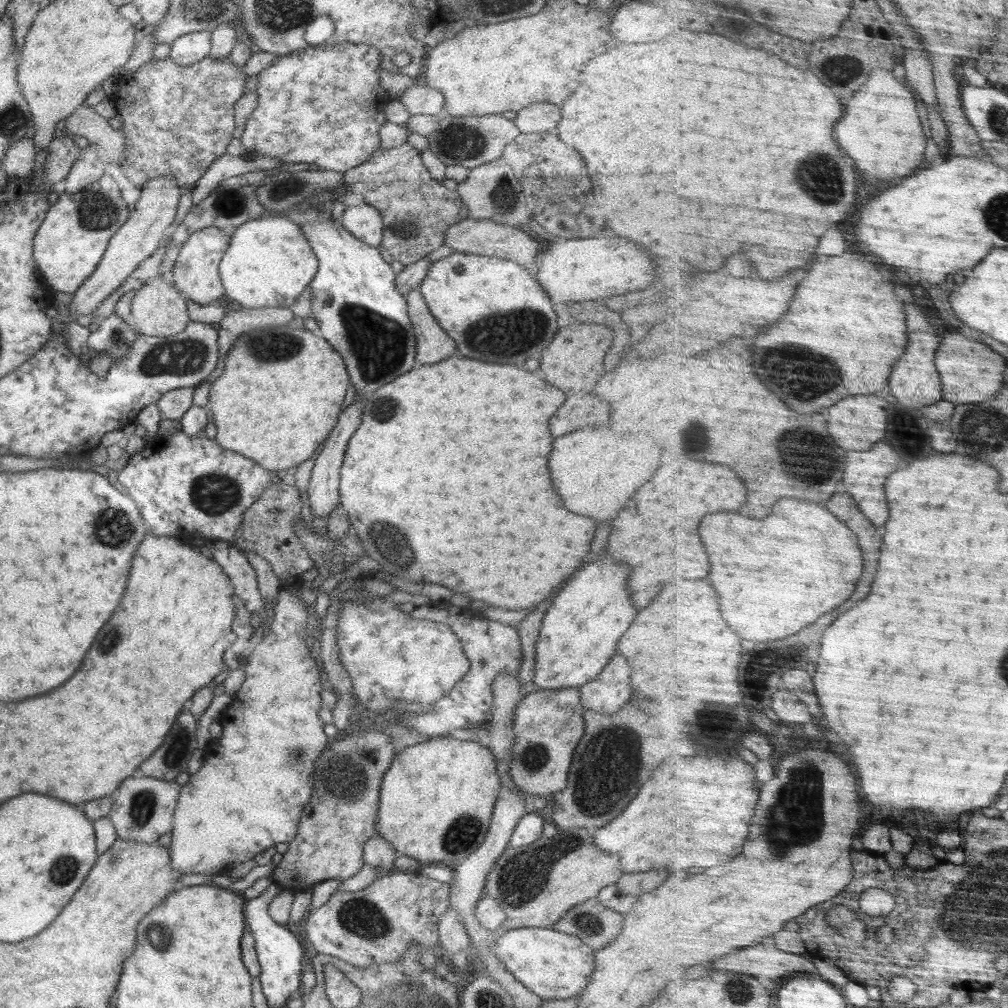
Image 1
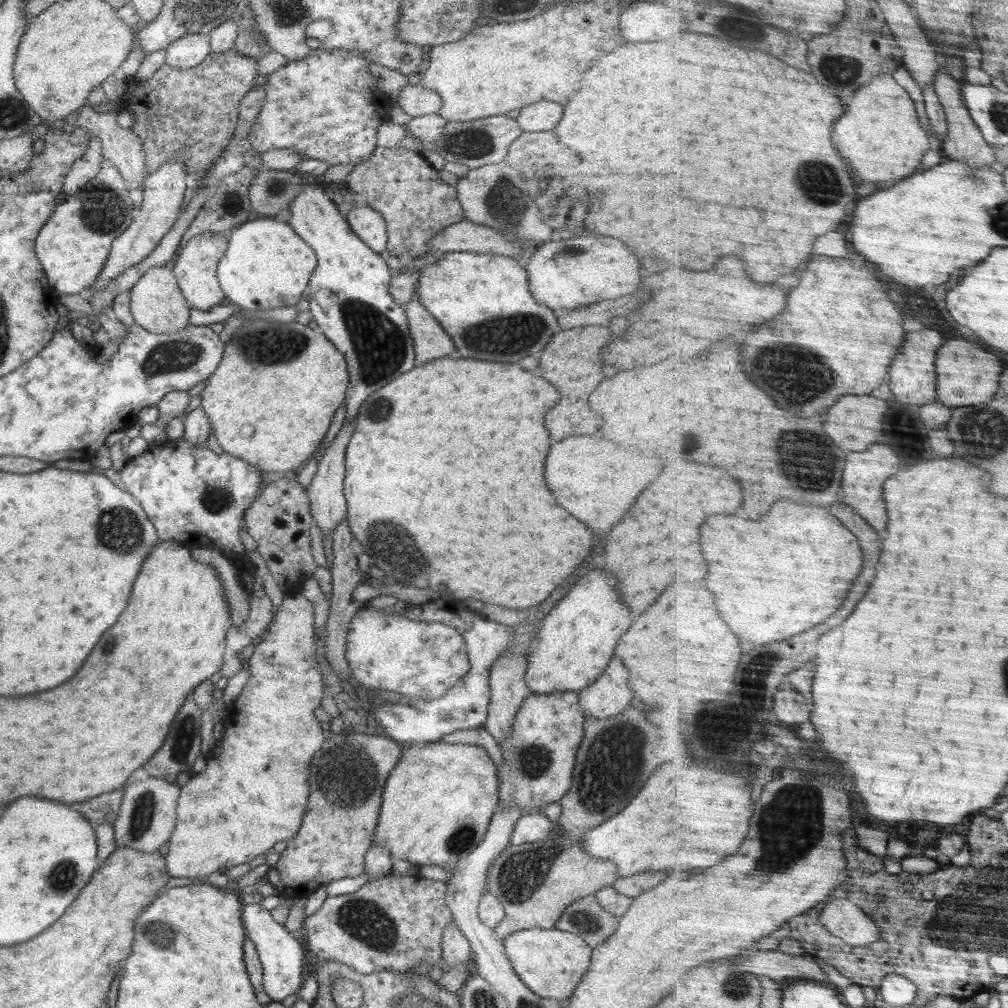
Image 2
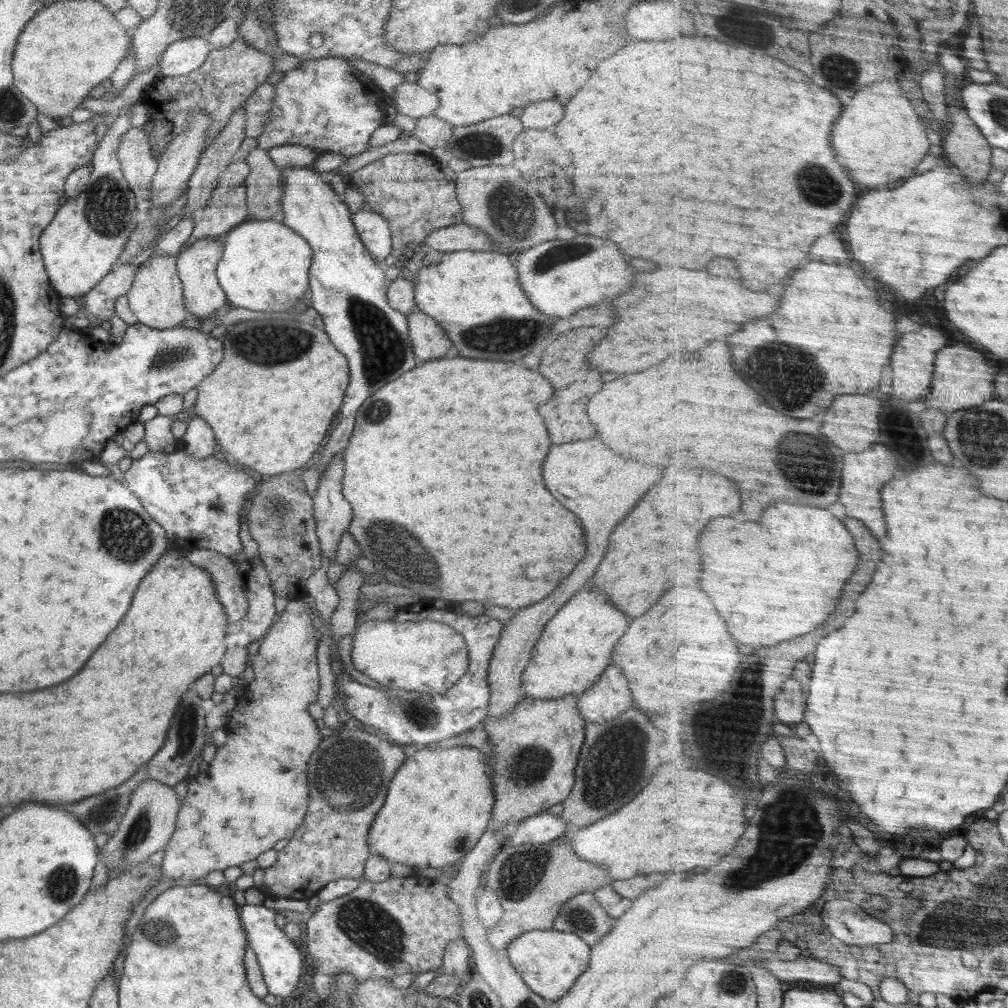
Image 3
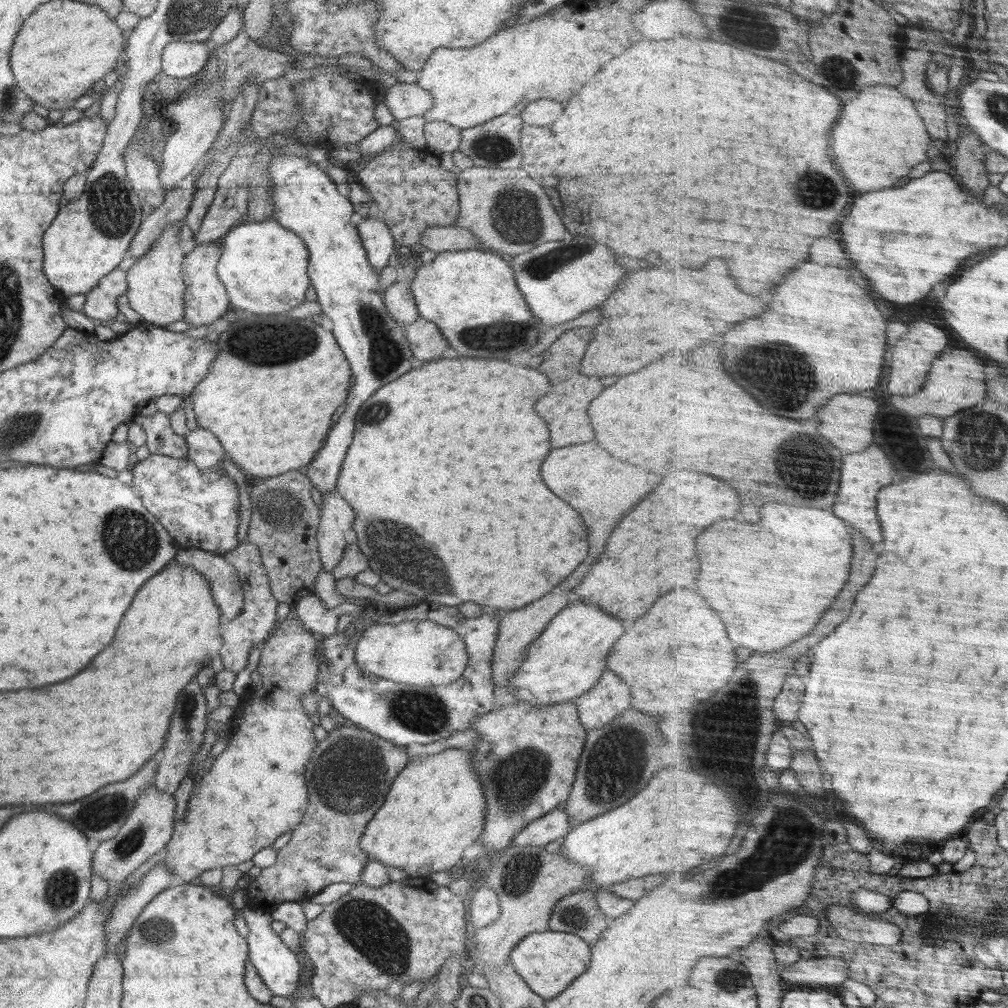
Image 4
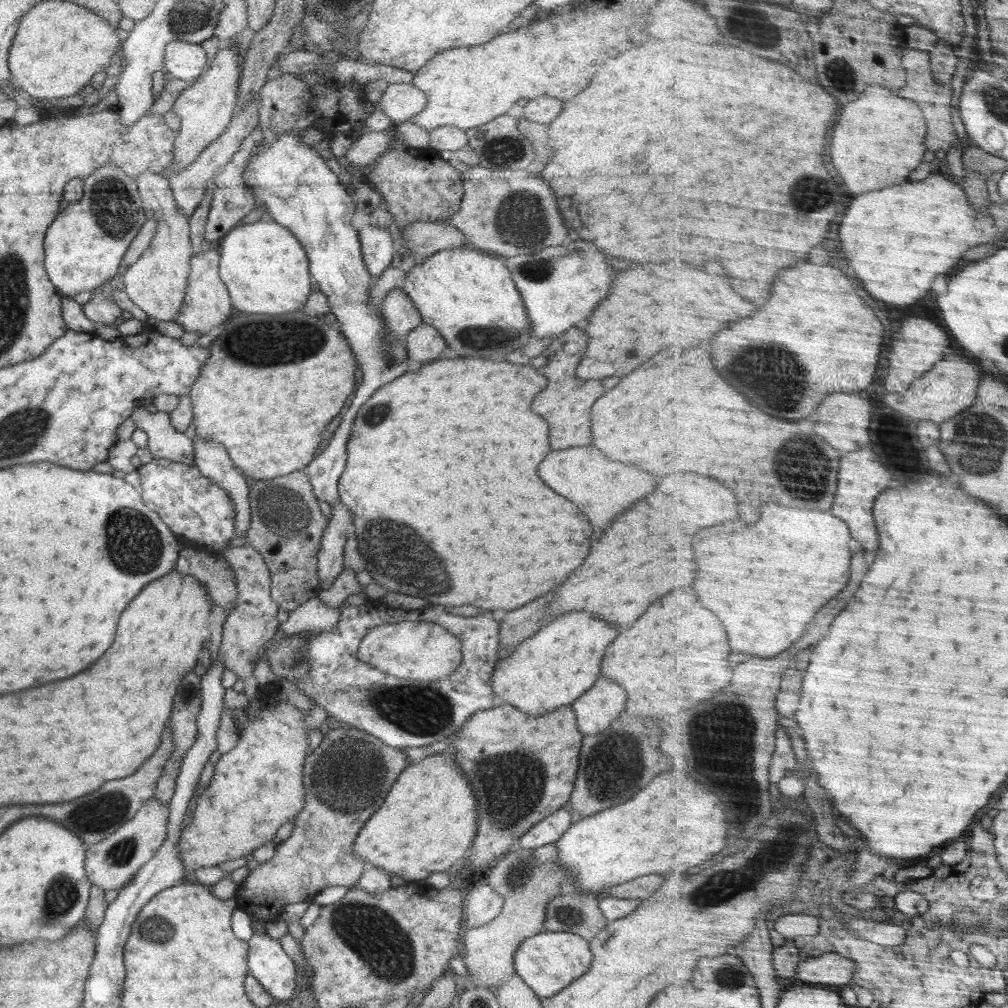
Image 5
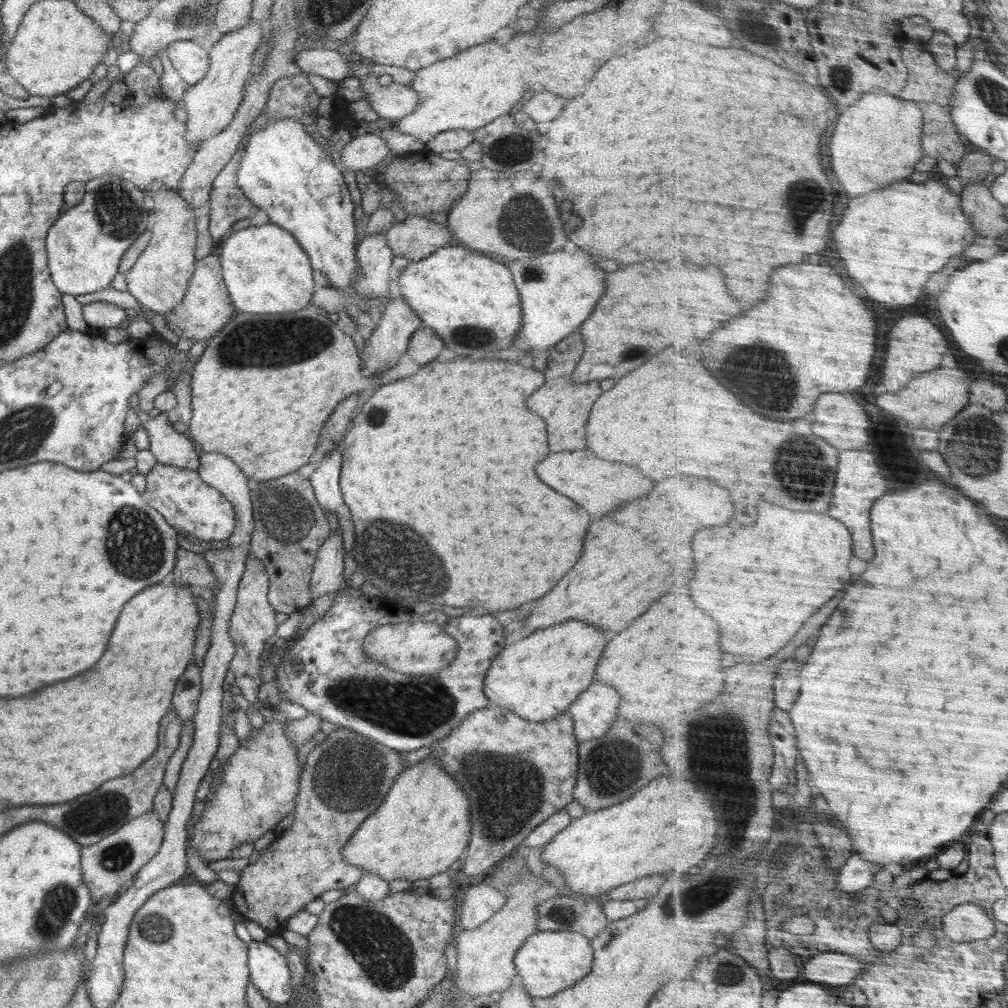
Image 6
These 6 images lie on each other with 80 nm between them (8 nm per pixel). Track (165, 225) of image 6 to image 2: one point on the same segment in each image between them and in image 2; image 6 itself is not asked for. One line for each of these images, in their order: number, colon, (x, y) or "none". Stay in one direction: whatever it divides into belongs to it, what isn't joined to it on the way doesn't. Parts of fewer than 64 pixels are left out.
2: (158, 305)
3: (156, 296)
4: (155, 288)
5: (157, 282)

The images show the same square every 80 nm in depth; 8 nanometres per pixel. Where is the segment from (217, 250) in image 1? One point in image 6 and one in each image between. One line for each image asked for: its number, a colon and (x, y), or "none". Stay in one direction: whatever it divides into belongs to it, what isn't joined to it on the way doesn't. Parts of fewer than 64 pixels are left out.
2: (195, 268)
3: (196, 264)
4: (205, 298)
5: (207, 304)
6: (206, 308)

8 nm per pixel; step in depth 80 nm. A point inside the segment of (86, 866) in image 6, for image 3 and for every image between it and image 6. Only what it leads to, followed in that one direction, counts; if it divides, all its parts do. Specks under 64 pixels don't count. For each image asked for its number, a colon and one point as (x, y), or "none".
3: (149, 822)
4: (149, 826)
5: (110, 863)

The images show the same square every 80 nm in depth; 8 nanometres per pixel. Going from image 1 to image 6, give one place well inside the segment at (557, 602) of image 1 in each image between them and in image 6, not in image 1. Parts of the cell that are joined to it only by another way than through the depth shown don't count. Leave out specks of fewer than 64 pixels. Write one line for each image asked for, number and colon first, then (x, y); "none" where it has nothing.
2: (575, 642)
3: (575, 646)
4: (566, 660)
5: (550, 670)
6: (536, 678)

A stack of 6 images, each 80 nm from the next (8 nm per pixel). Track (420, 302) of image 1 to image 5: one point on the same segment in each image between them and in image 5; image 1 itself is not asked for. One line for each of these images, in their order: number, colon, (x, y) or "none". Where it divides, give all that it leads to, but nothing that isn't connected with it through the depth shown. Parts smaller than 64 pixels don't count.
2: (430, 342)
3: (428, 341)
4: (426, 343)
5: (423, 343)

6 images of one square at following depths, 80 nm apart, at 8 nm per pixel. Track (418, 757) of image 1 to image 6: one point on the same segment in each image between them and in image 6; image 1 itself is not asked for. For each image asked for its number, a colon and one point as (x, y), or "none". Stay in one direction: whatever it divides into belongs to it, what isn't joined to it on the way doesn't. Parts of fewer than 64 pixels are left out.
2: (439, 799)
3: (439, 803)
4: (435, 809)
5: (428, 820)
6: (423, 827)

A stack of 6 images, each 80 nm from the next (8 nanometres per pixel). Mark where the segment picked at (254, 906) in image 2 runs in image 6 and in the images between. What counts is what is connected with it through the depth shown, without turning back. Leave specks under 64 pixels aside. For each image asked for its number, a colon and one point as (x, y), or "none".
3: (280, 960)
4: (277, 965)
5: (268, 962)
6: (268, 971)

